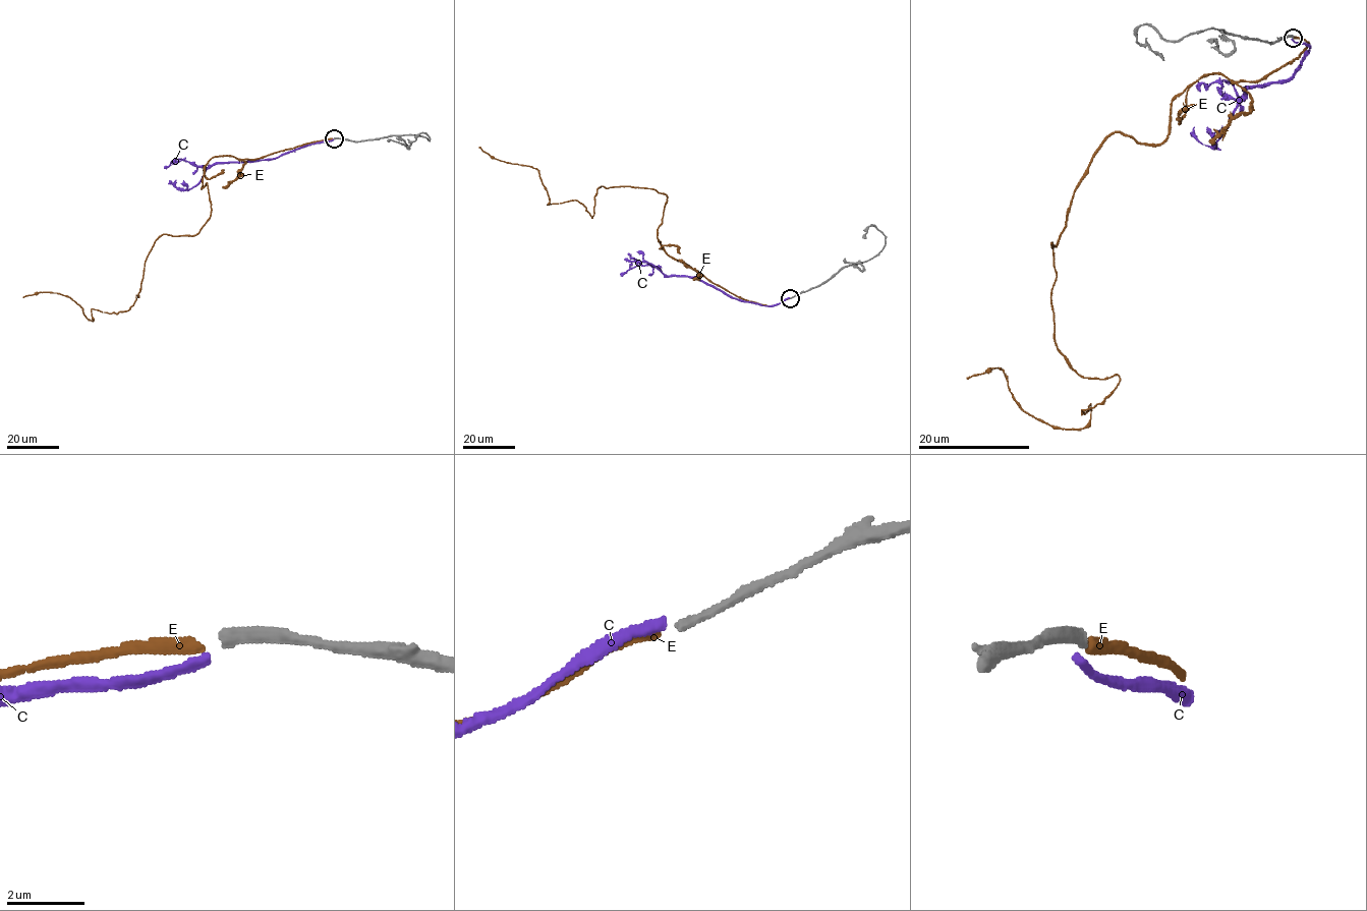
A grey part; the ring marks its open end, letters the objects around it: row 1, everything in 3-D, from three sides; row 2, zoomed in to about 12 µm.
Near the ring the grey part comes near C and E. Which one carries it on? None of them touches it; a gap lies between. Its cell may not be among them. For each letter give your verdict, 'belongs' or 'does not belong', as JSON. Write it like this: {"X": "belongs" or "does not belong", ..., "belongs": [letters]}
{"C": "does not belong", "E": "belongs", "belongs": ["E"]}

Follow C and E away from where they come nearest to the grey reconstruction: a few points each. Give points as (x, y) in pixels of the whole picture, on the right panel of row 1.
C: (1292, 38), (1310, 48), (1292, 75), (1288, 79), (1245, 90), (1245, 98), (1213, 147), (1213, 135), (1207, 127)
E: (1294, 38), (1074, 191), (1050, 301), (1066, 361), (1119, 377), (1091, 418), (967, 378)

